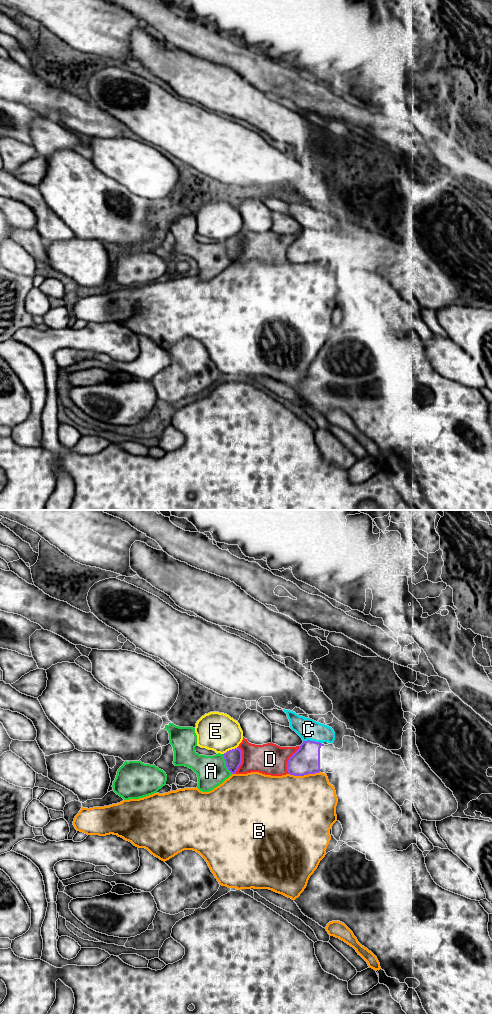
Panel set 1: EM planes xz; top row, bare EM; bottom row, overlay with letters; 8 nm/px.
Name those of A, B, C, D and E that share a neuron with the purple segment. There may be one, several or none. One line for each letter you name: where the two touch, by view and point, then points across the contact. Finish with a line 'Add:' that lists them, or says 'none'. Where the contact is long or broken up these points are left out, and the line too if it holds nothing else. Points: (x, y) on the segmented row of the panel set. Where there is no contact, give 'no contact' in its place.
A: meets purple in xz at (226, 764); runs through xz (233, 758), (226, 764), (211, 771)
Add: A

